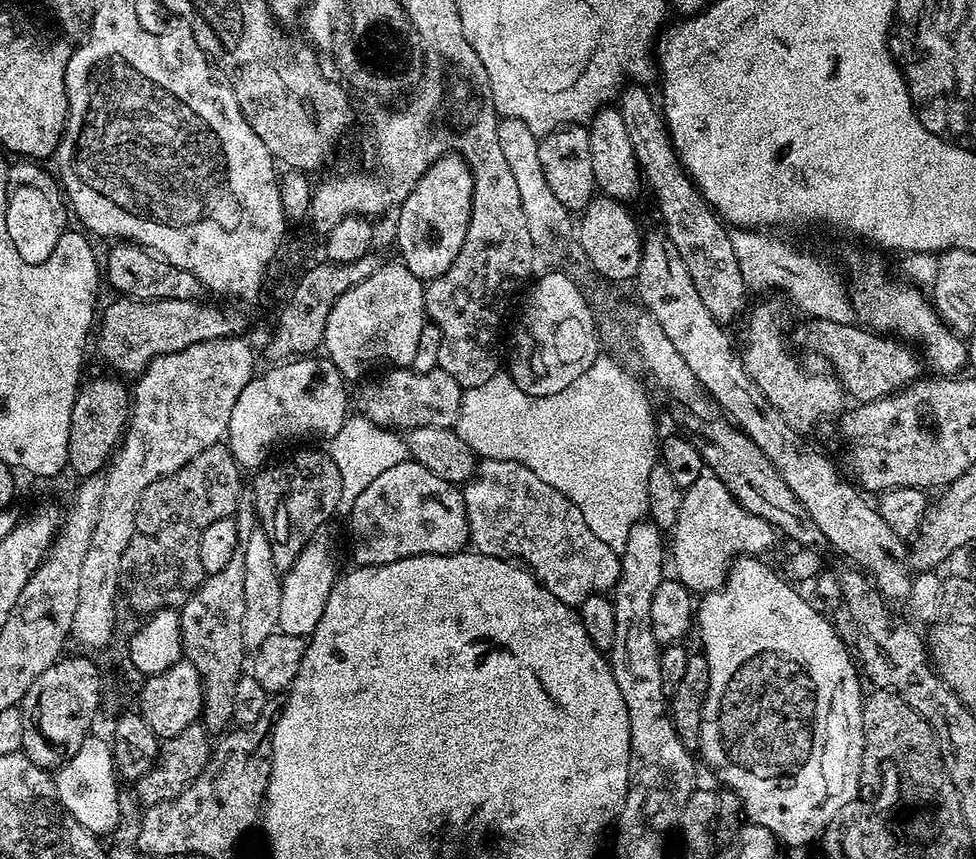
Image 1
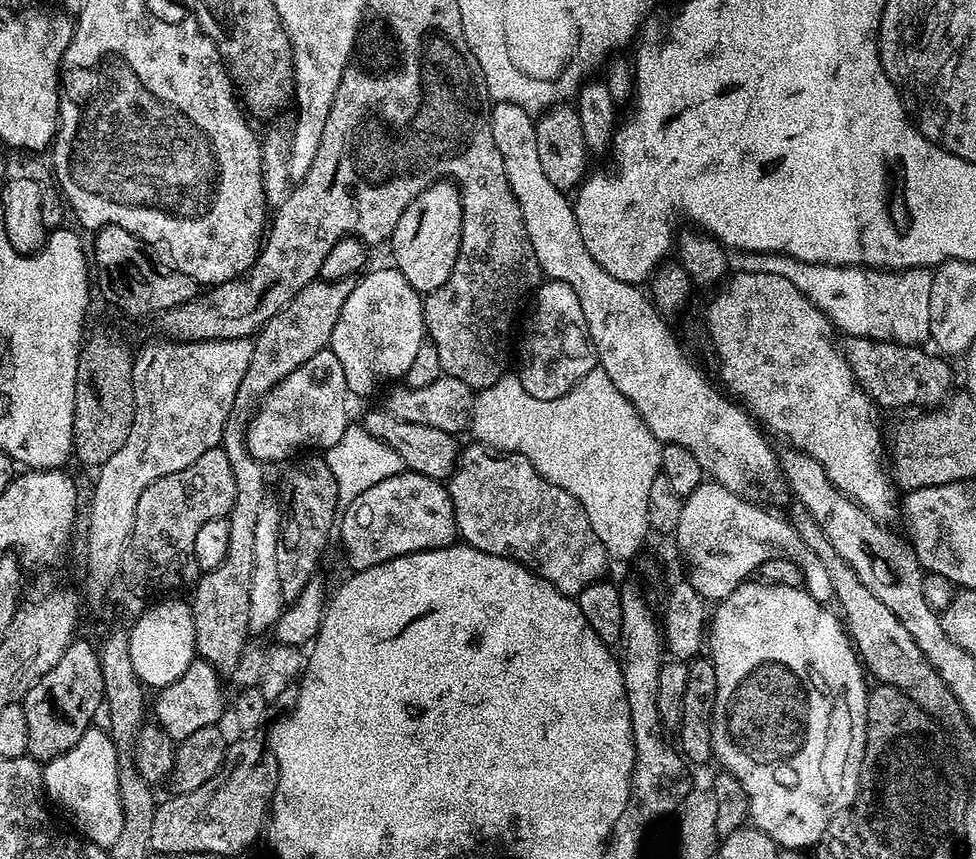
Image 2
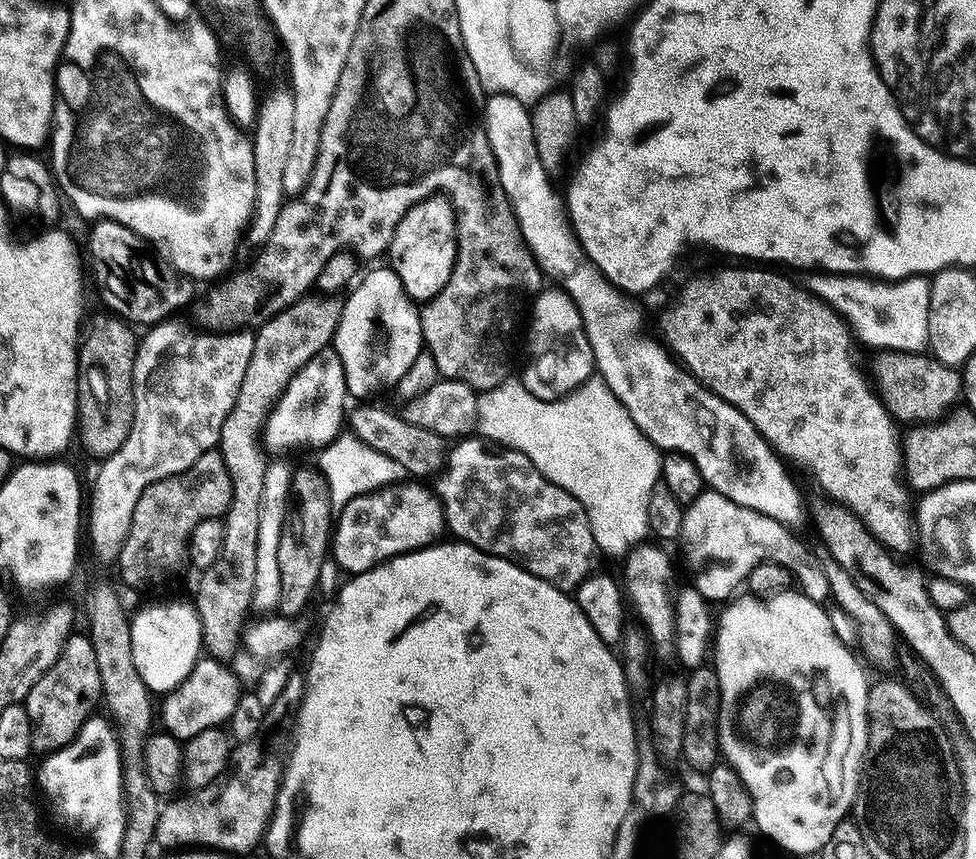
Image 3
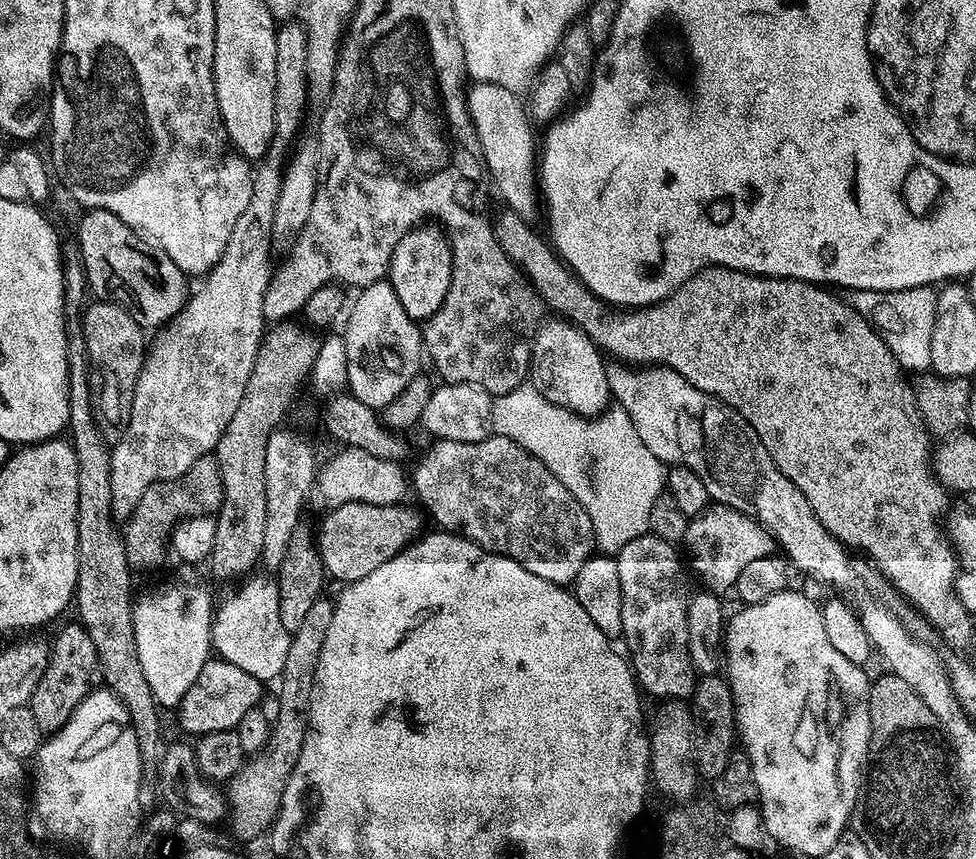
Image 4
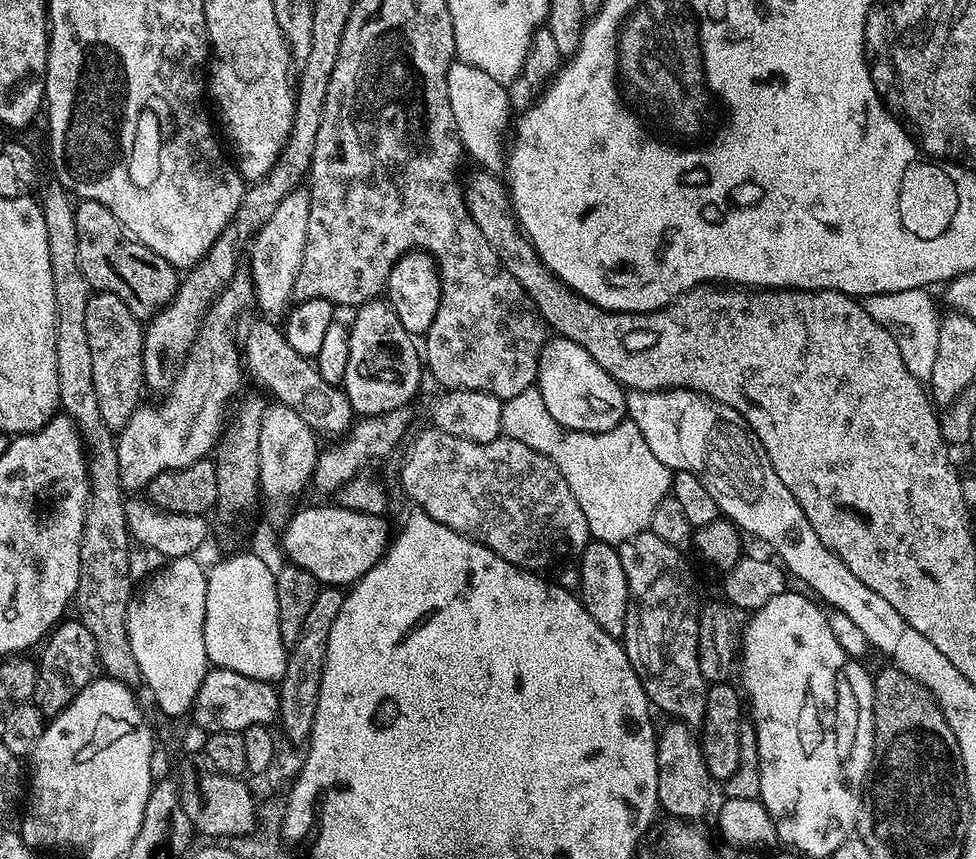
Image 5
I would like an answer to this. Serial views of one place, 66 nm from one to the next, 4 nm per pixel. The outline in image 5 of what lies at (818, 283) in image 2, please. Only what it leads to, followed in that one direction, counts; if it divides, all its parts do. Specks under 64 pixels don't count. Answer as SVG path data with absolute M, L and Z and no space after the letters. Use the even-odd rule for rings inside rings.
M911 288L865 296L862 300L866 314L890 330L894 342L898 342L898 350L902 350L902 358L910 374L921 382L931 381L934 374L934 362L938 358L938 330L942 319L941 313L936 313L936 304L930 293L923 288Z

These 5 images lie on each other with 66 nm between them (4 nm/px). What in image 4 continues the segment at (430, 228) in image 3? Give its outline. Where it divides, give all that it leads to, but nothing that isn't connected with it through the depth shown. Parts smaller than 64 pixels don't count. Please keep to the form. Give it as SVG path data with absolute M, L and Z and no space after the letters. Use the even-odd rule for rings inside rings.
M417 226L405 234L394 246L388 263L386 279L391 284L402 310L417 322L431 321L438 309L444 307L444 299L450 290L452 277L452 247L439 227Z

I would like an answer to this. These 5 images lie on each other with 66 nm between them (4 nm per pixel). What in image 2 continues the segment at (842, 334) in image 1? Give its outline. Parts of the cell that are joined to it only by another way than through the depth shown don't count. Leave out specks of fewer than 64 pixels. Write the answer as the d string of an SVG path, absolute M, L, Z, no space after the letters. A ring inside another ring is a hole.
M857 336L847 343L846 355L848 364L852 367L852 375L869 400L879 407L881 404L884 408L931 410L949 399L953 391L952 368L943 355L923 352L923 347L914 344L893 344L890 340L874 341L867 336Z

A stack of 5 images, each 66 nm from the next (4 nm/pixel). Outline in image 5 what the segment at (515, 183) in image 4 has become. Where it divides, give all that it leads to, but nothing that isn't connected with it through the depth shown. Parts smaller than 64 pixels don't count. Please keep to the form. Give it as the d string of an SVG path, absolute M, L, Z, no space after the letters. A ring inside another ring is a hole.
M453 62L448 67L446 82L448 83L450 110L454 114L456 132L460 135L463 151L467 155L469 152L481 164L479 166L481 169L493 174L499 173L506 164L504 149L506 133L509 131L510 121L514 116L512 104L508 101L509 89L494 78L490 78L486 70L478 70L474 66L459 62ZM504 131L506 131L505 136Z

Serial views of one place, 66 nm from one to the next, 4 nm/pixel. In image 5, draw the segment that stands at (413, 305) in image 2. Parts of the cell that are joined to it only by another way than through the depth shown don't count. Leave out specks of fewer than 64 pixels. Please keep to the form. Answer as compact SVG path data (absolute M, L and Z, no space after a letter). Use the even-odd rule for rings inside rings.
M383 299L369 300L359 305L356 321L350 324L348 341L350 342L350 362L346 362L346 374L342 381L344 393L350 398L353 413L364 418L381 416L395 408L405 407L408 399L420 388L420 368L422 372L422 352L416 349L417 341L398 322L398 314Z

